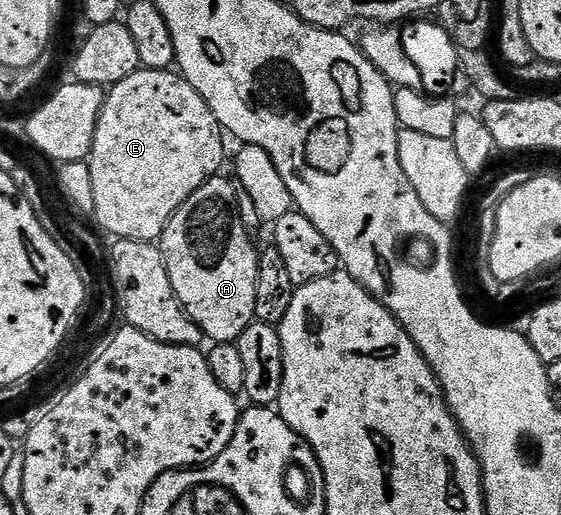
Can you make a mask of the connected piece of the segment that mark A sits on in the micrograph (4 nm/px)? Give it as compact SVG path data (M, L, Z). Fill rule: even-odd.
M221 178L208 179L202 187L195 189L195 193L191 193L191 197L187 197L187 201L183 201L181 208L165 226L159 246L167 265L167 277L171 277L171 289L175 289L181 307L189 314L191 321L199 325L206 340L236 343L238 337L255 322L253 314L259 251L253 248L251 234L237 215L234 184Z

